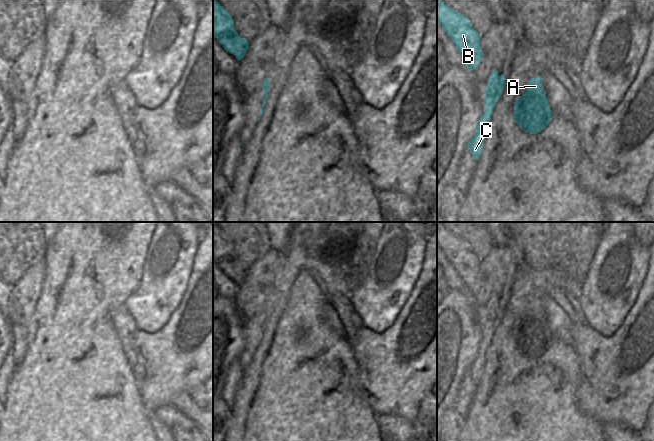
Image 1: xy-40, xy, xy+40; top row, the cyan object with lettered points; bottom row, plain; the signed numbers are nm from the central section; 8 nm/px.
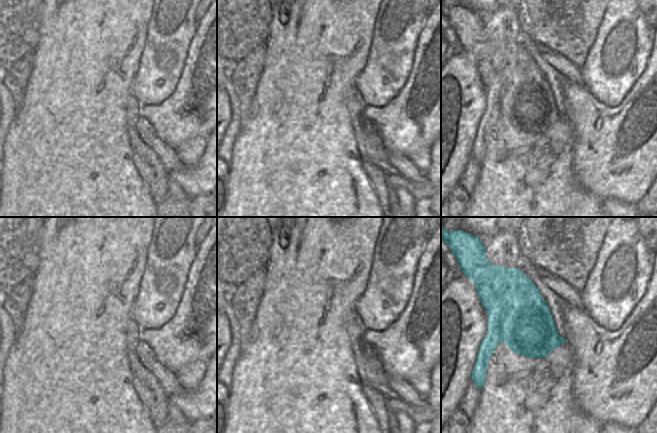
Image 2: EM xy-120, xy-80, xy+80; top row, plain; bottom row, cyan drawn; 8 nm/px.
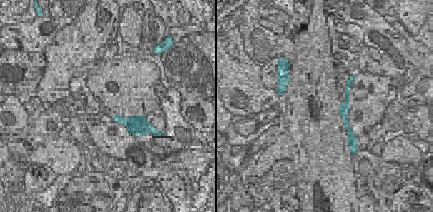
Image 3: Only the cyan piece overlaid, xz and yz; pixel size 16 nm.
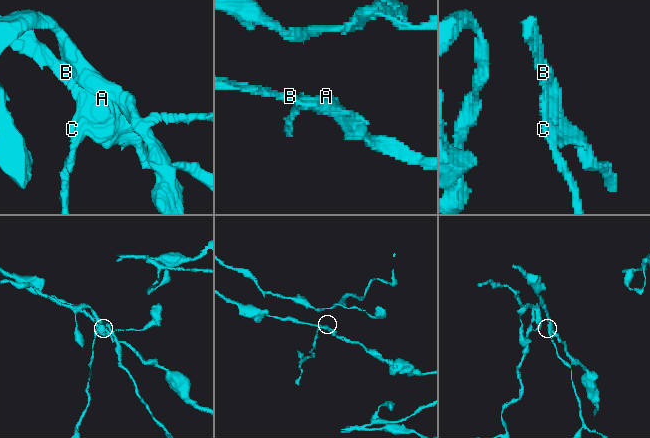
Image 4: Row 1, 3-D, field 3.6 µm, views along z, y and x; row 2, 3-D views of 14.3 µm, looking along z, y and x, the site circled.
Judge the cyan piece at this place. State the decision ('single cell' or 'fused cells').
fused cells

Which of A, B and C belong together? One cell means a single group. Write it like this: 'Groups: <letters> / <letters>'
Groups: A B / C.

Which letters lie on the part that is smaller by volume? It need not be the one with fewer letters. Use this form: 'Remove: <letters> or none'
Remove: C

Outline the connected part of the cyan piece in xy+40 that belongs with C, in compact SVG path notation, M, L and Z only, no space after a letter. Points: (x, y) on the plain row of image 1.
M495 293L488 301L488 314L485 314L485 317L488 317L490 323L487 326L484 326L484 337L477 348L478 350L473 362L467 369L467 372L470 373L470 377L472 378L476 386L478 385L482 377L482 369L486 361L486 351L492 341L494 331L500 322L499 318L494 317L494 313L500 311L500 300L498 299L498 295Z

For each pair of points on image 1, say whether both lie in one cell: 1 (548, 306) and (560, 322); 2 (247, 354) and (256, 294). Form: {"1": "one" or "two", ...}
{"1": "one", "2": "one"}

